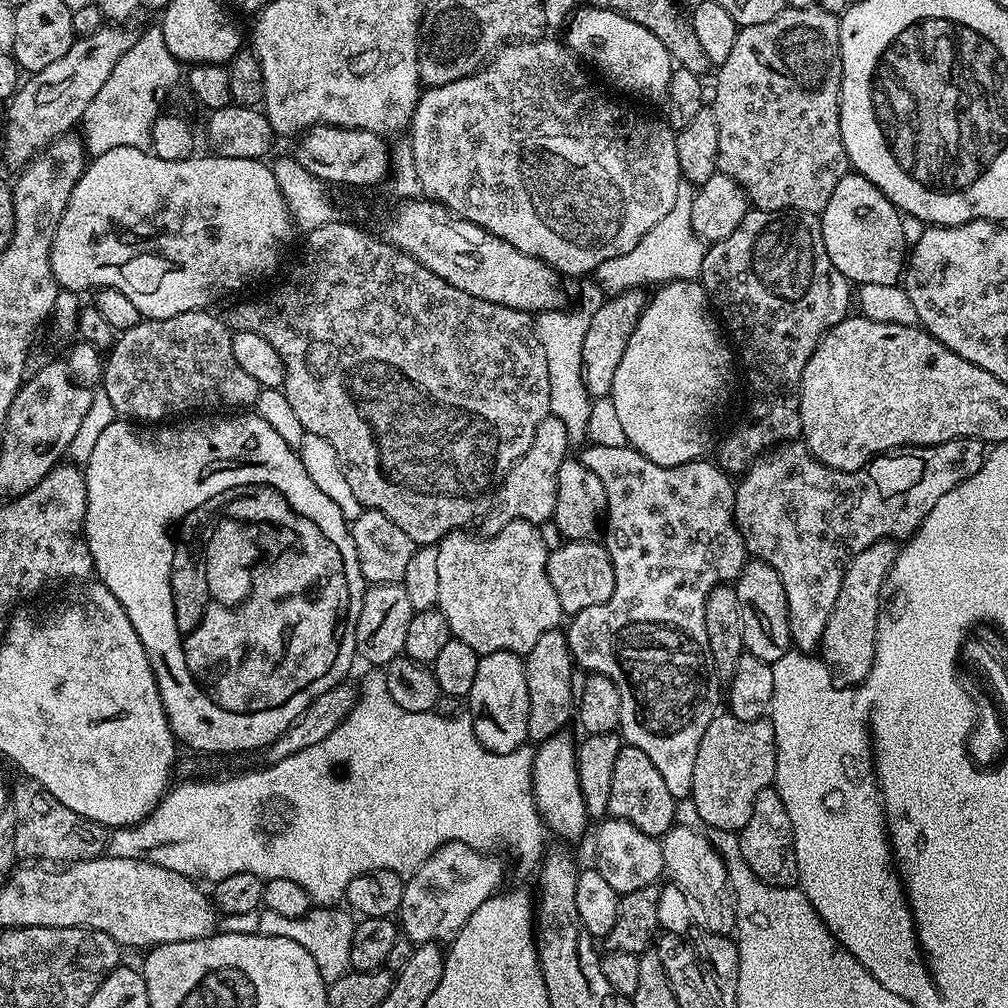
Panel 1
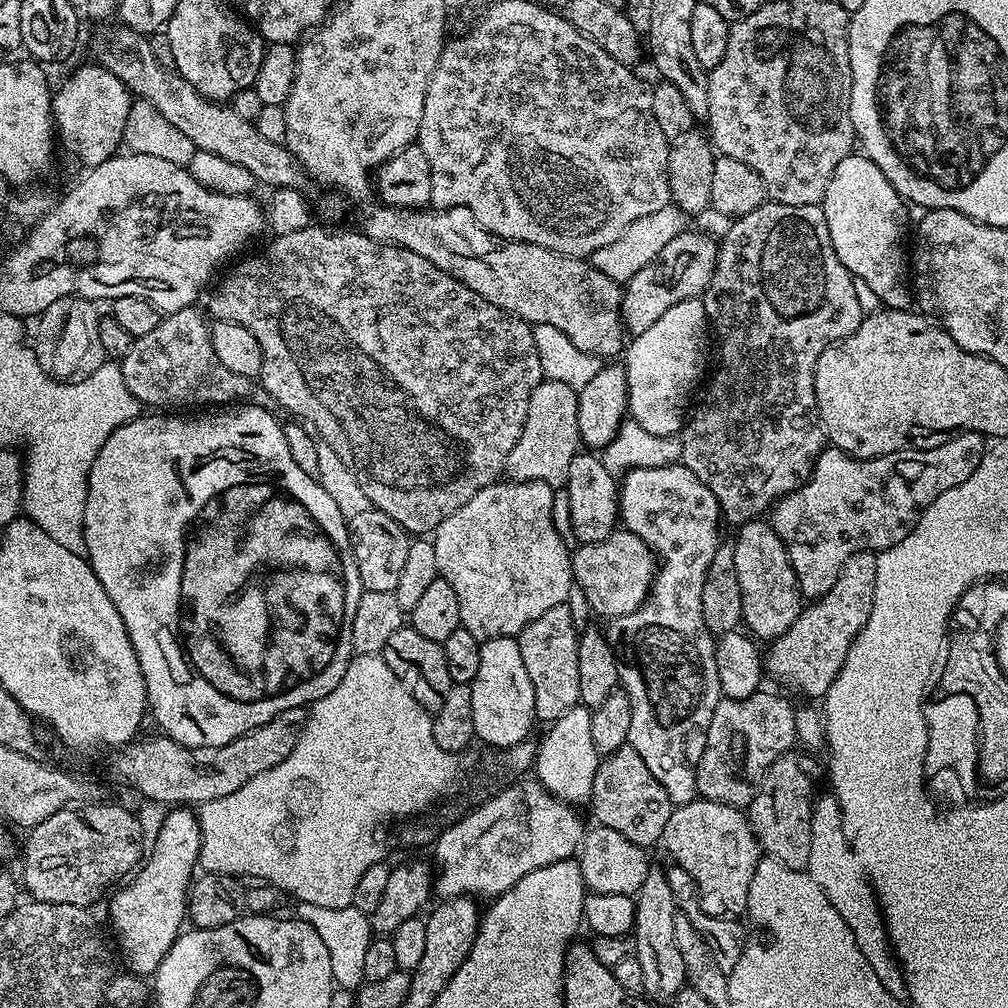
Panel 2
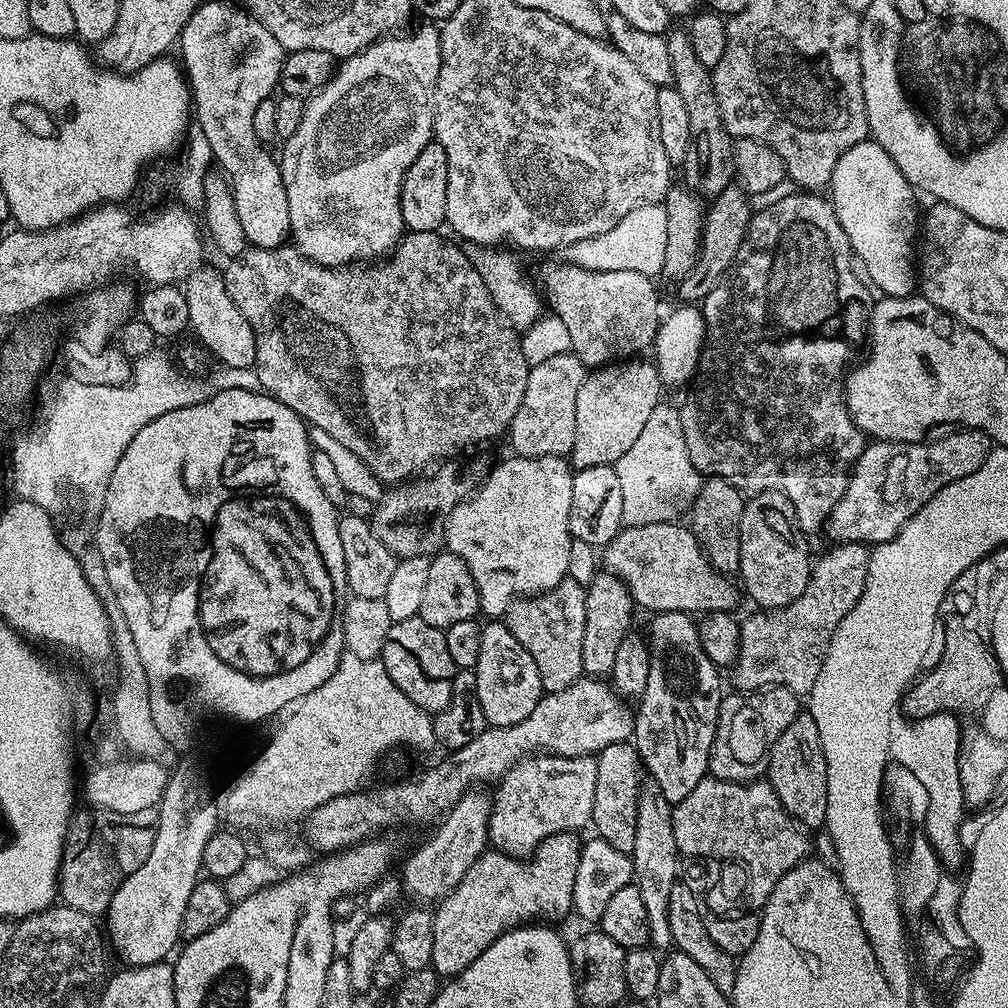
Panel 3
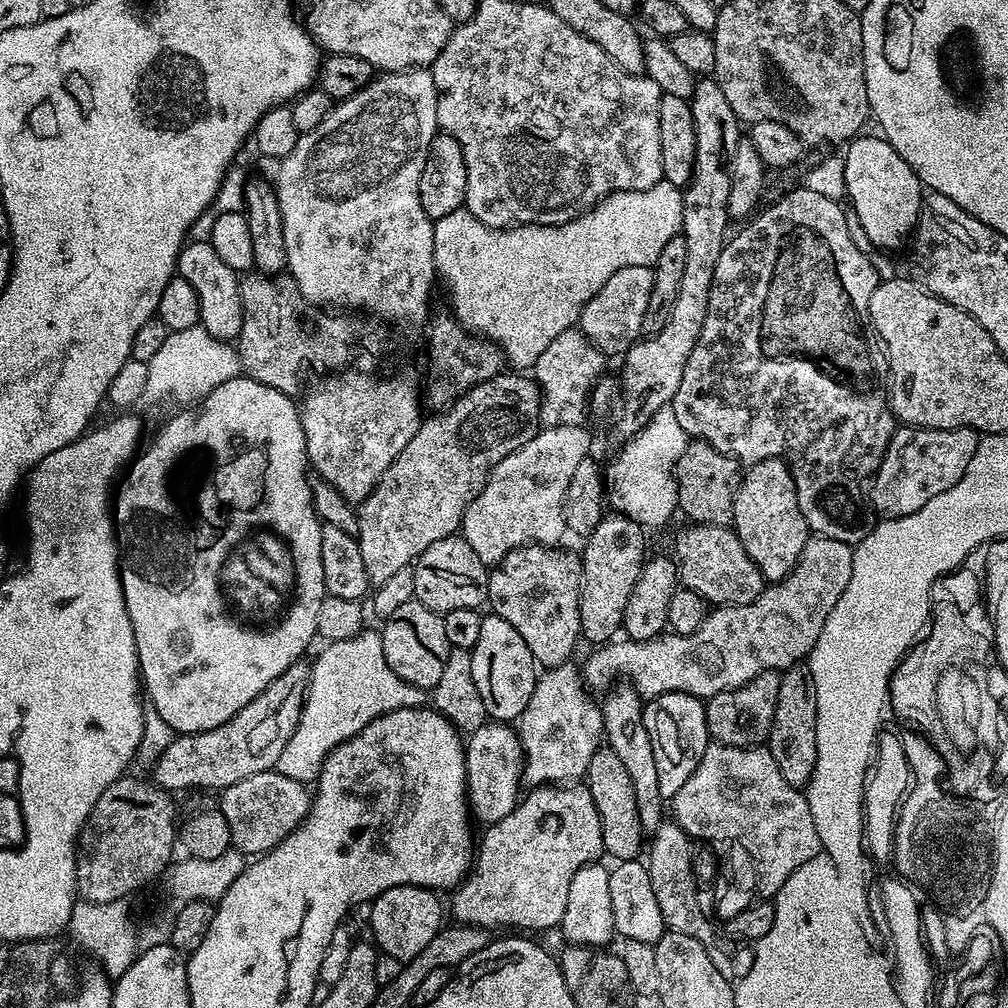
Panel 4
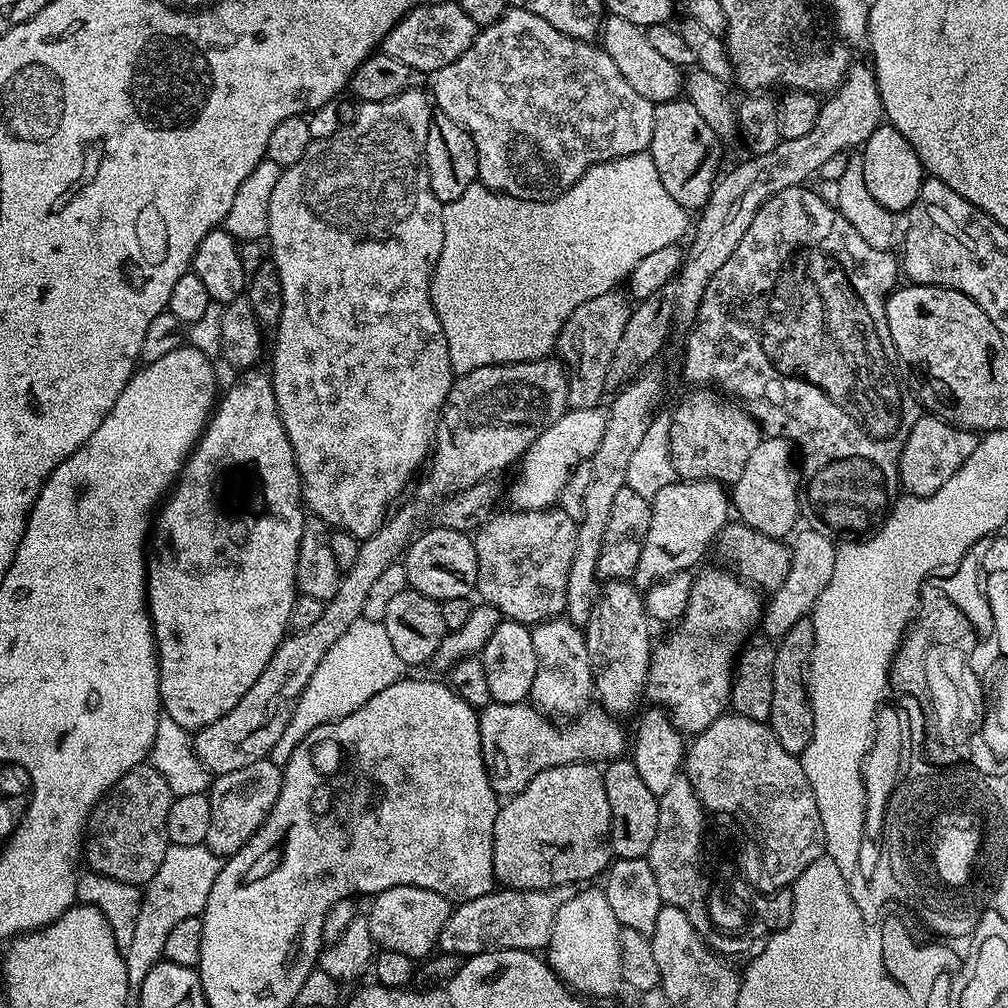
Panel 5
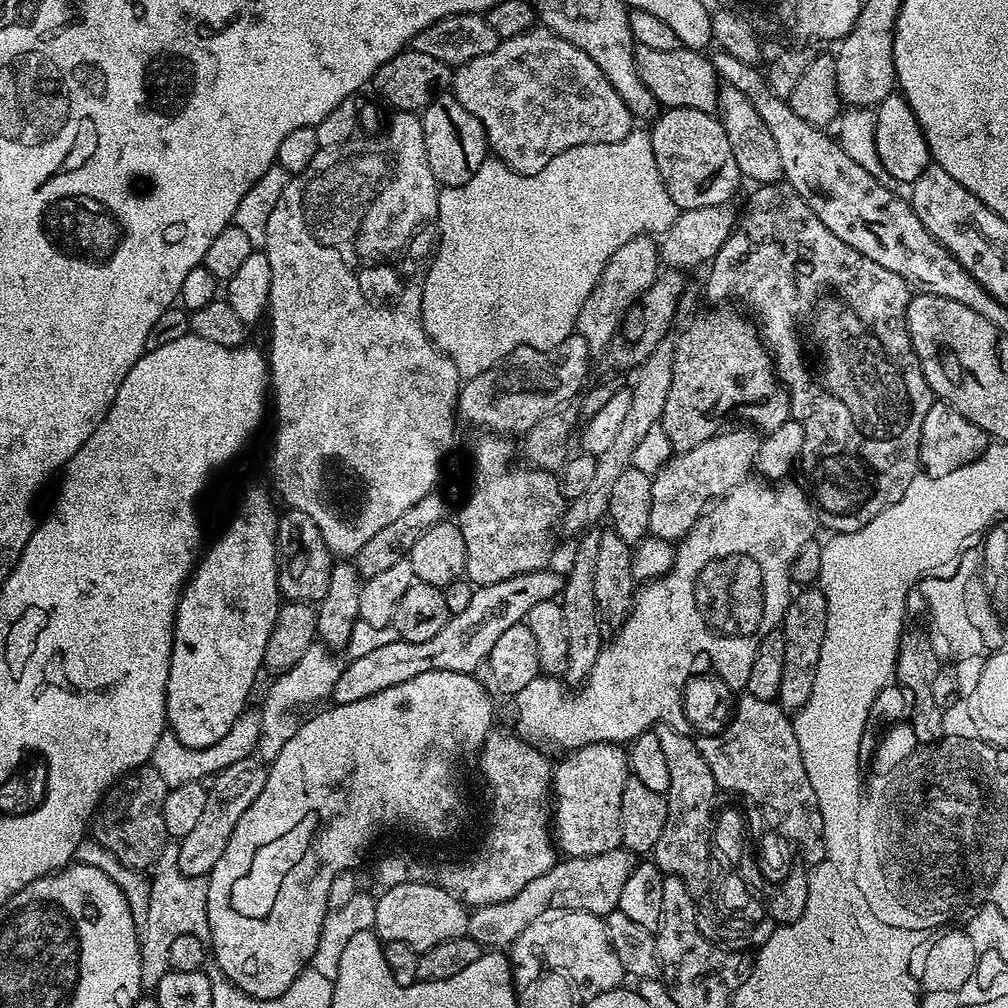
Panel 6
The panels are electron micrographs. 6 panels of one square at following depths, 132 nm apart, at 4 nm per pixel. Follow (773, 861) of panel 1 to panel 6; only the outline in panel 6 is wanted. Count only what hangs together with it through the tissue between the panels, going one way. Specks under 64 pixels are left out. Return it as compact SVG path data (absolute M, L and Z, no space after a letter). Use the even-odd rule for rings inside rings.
M804 586L793 595L782 621L782 631L786 642L786 658L782 665L778 703L785 710L799 710L806 706L814 690L814 674L818 674L822 638L826 638L826 598L819 587Z

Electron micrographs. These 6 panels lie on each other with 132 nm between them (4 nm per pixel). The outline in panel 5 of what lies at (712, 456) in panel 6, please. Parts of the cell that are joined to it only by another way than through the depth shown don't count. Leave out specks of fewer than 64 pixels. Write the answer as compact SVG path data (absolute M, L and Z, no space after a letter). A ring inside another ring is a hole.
M677 479L670 486L662 486L650 503L650 530L646 530L638 566L630 577L631 583L641 590L670 574L695 569L695 564L710 552L716 537L730 520L730 496L718 480Z

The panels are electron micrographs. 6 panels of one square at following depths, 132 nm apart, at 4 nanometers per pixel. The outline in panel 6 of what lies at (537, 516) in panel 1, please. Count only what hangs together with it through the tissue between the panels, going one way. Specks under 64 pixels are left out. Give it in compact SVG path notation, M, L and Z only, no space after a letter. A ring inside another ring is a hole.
M651 235L630 238L630 242L618 246L618 250L610 254L610 262L606 262L590 298L582 302L576 319L576 332L586 338L589 353L603 353L607 349L608 343L618 335L625 314L638 303L643 292L650 290L661 268L660 249Z

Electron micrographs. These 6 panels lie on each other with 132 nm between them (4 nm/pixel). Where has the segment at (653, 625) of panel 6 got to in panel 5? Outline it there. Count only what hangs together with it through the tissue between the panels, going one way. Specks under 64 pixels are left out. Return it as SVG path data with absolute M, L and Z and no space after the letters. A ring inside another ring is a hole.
M719 566L720 568L708 568L701 576L697 575L692 582L690 590L690 602L686 606L683 619L679 621L671 629L673 631L665 638L664 641L657 643L652 650L652 658L648 663L648 677L646 679L646 696L652 699L653 705L659 706L672 717L674 726L679 732L687 734L689 737L696 736L702 730L706 730L711 724L717 720L719 716L725 715L726 709L729 707L732 698L732 677L734 675L734 661L737 659L738 653L741 651L742 643L740 642L747 636L748 631L752 627L759 625L762 620L762 599L761 593L753 588L750 584L745 584L739 576L733 574L727 567ZM488 703L479 709L480 737L482 738L482 758L486 762L486 770L490 778L490 786L494 786L497 797L511 798L522 791L527 784L542 770L562 766L563 764L579 764L581 762L611 762L623 757L626 752L626 740L624 744L624 732L615 715L605 712L599 706L589 707L579 716L569 719L559 728L555 719L549 718L539 708L531 703L523 704L497 704Z

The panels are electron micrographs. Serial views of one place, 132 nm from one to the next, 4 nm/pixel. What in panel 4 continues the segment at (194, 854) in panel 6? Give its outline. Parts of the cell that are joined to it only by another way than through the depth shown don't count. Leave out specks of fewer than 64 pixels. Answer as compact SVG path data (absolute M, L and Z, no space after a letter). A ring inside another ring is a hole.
M273 770L250 774L250 778L242 778L242 782L234 782L234 786L223 789L219 793L218 807L230 828L232 847L243 852L245 857L255 858L278 846L278 842L285 840L308 816L312 796L309 789L307 792L304 788L307 787L301 781Z

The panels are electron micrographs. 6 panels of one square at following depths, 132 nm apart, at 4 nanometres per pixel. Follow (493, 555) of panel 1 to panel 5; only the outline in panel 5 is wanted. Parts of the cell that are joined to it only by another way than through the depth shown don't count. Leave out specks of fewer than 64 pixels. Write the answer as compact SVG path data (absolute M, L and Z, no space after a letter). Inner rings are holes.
M600 406L569 408L564 412L562 418L551 424L520 457L516 477L506 488L506 500L508 496L512 503L509 505L516 510L553 507L559 501L562 486L566 486L566 478L570 478L574 466L591 460L594 450L598 450L598 442L602 442L602 434L606 434L607 418L607 411Z

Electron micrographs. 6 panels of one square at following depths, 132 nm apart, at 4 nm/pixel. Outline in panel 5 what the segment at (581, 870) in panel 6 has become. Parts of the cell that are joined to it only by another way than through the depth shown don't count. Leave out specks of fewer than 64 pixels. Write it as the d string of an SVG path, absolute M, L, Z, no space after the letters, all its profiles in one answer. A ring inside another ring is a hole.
M564 884L536 891L498 888L480 898L461 901L439 935L437 949L467 958L500 949L539 951L549 942L550 917L575 896L573 885Z

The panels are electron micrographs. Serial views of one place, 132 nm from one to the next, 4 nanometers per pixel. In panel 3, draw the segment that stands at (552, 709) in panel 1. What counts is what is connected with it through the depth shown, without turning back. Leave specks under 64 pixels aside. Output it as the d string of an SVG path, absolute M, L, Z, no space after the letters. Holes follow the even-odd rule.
M566 578L549 592L538 596L526 596L511 604L506 613L506 623L510 634L530 650L530 658L538 665L545 692L566 690L581 676L585 675L582 666L582 638L586 626L586 588L583 583Z

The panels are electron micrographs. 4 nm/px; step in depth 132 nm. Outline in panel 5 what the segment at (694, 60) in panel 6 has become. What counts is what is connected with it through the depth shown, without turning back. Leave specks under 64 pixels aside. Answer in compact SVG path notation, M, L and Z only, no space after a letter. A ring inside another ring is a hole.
M611 14L605 15L598 40L604 52L610 54L610 62L618 66L622 78L626 78L630 87L638 90L638 94L642 94L642 98L646 98L651 104L665 104L681 95L684 87L681 68L674 66L674 62L666 62L666 58L660 57L651 48L644 29L634 22L626 22L626 18L618 18Z

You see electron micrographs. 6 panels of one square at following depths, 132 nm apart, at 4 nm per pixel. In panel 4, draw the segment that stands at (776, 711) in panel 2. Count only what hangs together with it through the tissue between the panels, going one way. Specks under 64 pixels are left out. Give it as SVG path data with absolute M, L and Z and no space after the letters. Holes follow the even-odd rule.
M763 672L740 688L726 690L722 694L707 697L704 705L709 737L715 743L750 748L765 743L774 722L774 710L778 706L778 686L781 673Z

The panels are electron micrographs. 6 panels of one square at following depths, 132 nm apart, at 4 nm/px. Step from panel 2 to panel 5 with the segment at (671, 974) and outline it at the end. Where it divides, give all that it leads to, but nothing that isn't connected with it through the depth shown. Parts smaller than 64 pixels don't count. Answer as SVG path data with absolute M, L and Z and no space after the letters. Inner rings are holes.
M627 579L606 580L599 585L592 613L582 631L590 654L594 696L605 712L632 712L640 696L642 700L654 647L648 627L650 621L641 589Z

